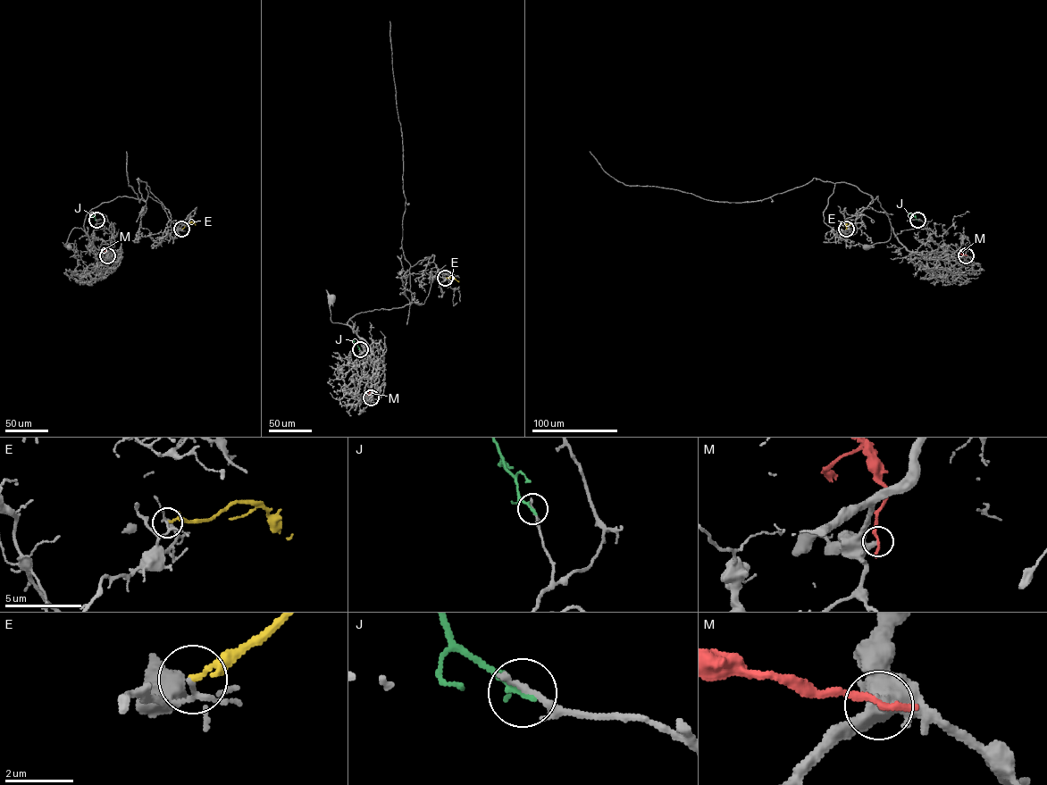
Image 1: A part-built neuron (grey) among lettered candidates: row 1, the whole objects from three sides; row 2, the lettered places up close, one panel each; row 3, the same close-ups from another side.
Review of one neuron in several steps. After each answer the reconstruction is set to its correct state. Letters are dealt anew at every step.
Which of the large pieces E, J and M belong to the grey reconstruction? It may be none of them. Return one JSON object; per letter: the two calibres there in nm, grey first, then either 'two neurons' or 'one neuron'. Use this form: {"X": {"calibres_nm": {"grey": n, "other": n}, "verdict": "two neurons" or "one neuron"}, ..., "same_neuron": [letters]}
{"E": {"calibres_nm": {"grey": 130, "other": 110}, "verdict": "two neurons"}, "J": {"calibres_nm": {"grey": 200, "other": 200}, "verdict": "two neurons"}, "M": {"calibres_nm": {"grey": 460, "other": 280}, "verdict": "two neurons"}, "same_neuron": []}

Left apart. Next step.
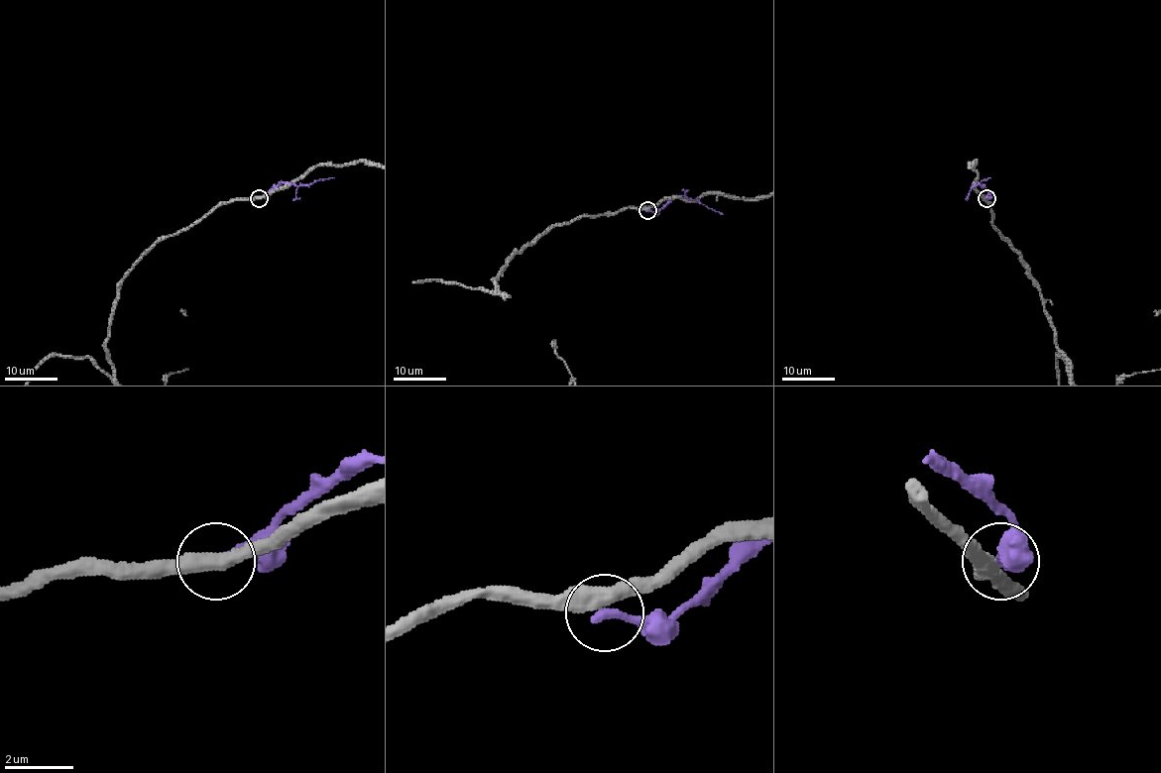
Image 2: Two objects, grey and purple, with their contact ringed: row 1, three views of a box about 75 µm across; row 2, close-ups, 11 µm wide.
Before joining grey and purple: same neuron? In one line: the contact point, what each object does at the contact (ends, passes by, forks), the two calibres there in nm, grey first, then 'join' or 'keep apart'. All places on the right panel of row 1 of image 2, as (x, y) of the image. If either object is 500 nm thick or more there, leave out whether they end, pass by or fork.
(986, 198) | grey passes by | purple ends | 460/280 nm | keep apart

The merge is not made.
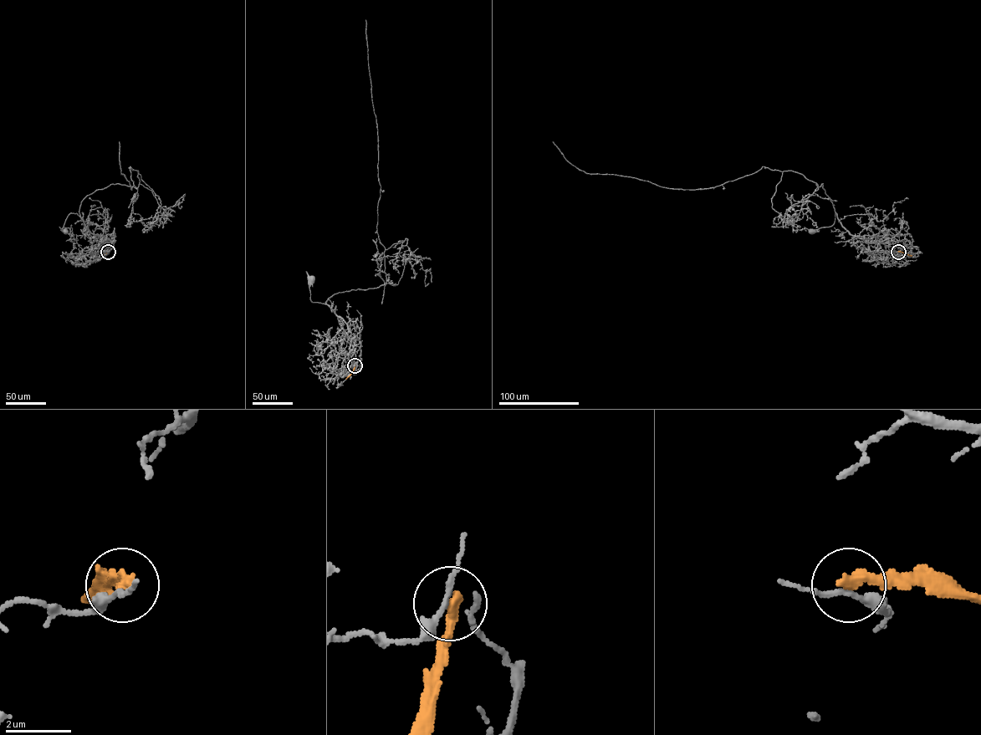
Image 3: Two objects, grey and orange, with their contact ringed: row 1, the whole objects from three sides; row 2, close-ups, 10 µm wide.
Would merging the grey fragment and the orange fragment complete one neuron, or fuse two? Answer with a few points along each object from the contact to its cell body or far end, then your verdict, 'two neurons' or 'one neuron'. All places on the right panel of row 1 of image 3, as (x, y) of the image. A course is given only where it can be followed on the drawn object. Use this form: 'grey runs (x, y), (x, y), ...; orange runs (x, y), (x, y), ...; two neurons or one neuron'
grey runs (898, 252), (904, 245), (902, 241), (891, 237), (869, 242), (853, 236), (835, 213), (831, 226), (811, 231); orange runs (898, 252), (912, 255); two neurons

